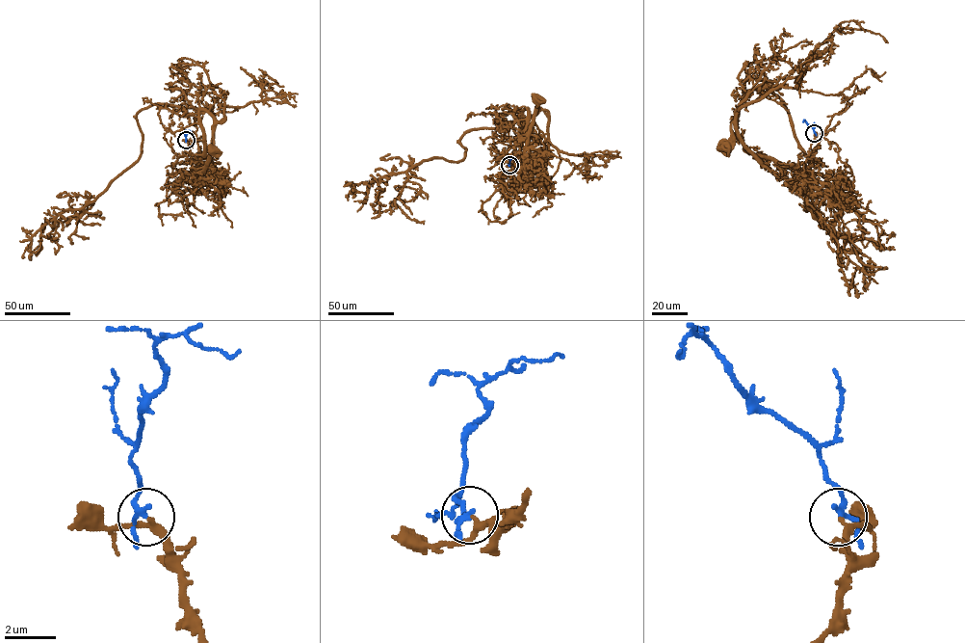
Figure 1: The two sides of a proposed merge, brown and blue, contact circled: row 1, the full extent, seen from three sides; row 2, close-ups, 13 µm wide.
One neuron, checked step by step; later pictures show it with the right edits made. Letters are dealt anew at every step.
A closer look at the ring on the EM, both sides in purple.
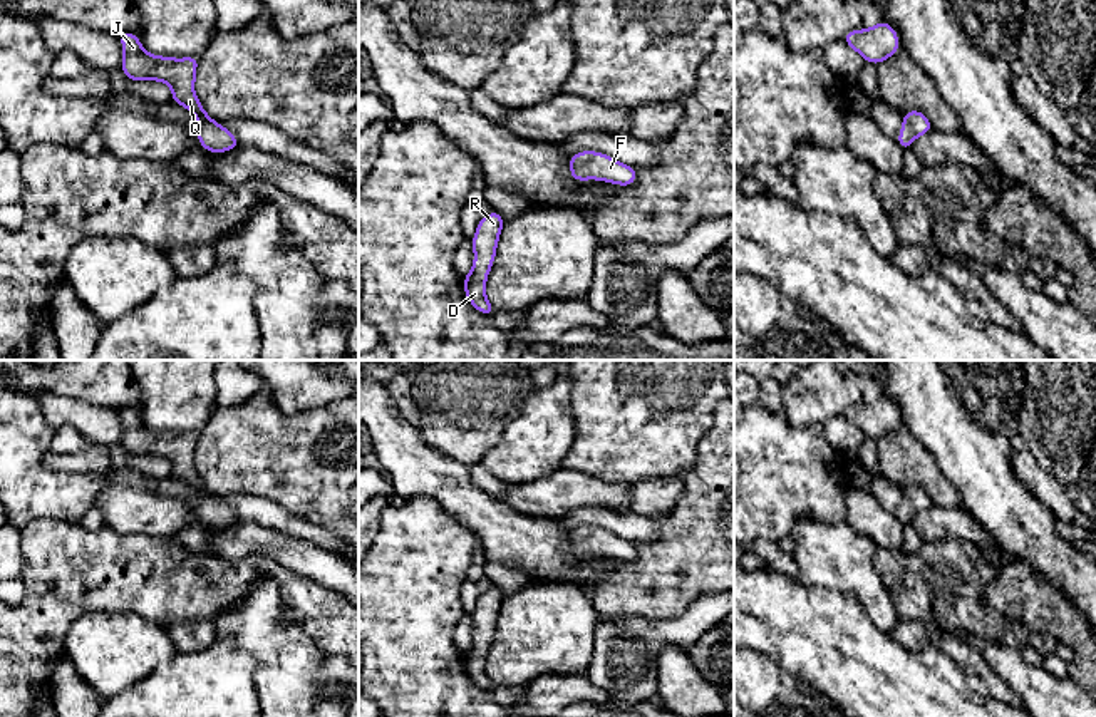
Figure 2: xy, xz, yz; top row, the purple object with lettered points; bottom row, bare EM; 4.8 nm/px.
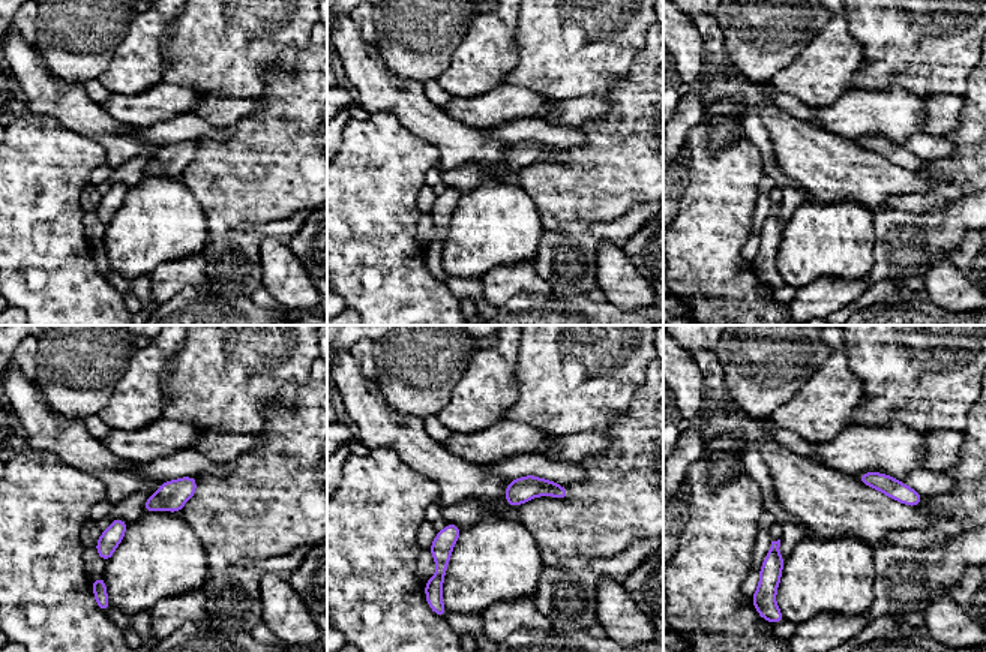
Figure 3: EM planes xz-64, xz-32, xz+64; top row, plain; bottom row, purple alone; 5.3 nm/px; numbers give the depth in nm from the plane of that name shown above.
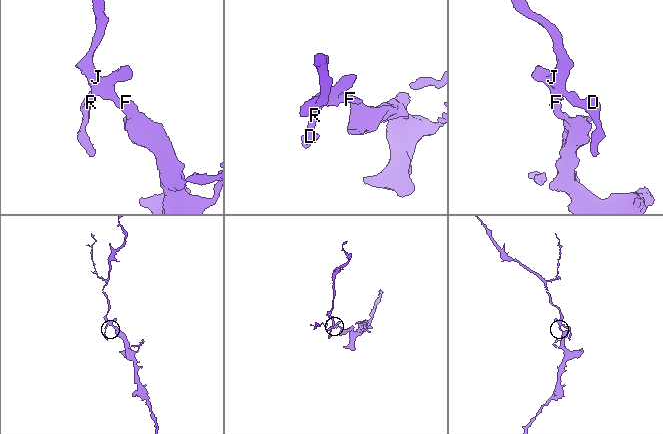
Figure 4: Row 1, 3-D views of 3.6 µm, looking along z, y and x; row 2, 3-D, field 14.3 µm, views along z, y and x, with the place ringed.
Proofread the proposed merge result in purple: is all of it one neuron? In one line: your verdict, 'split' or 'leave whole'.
leave whole

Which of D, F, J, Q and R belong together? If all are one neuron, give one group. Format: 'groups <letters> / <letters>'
groups D F J Q R

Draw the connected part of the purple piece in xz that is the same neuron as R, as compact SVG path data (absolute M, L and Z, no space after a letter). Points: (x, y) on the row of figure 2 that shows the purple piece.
M491 211L488 216L481 218L476 226L476 235L473 236L474 263L473 270L463 278L464 293L471 305L491 317L494 308L486 298L486 280L493 268L496 256L498 240L503 230L503 218L498 211Z

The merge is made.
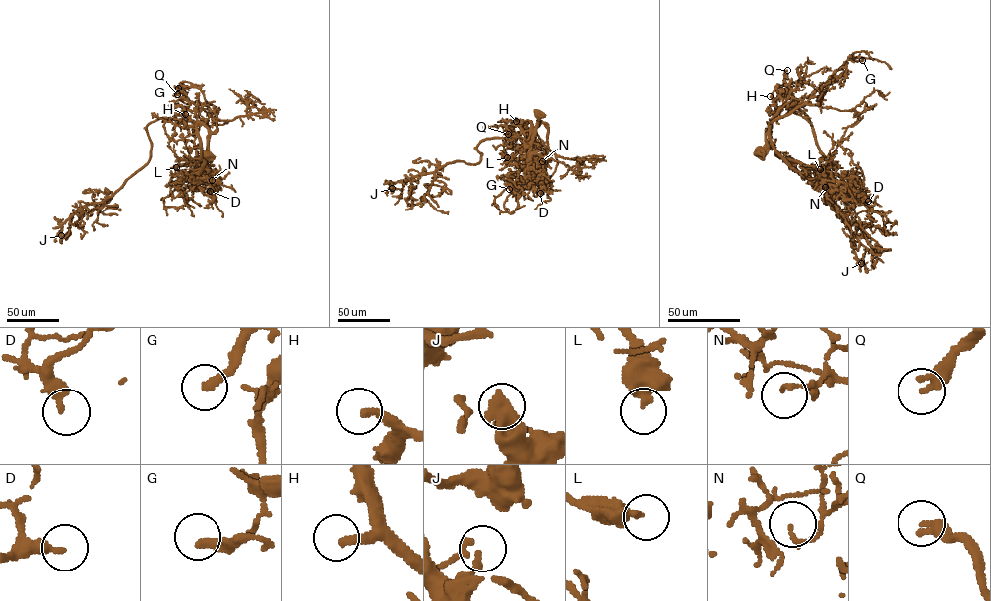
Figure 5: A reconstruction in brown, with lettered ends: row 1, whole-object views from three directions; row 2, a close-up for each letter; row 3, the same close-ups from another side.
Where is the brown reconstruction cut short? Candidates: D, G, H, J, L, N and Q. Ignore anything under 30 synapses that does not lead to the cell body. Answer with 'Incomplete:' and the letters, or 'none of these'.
Incomplete: G, H, Q

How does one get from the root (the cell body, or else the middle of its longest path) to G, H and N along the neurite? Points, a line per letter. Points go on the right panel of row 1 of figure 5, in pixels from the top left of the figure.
G: (761, 152), (764, 153), (766, 133), (772, 121), (822, 95), (833, 75), (848, 59), (862, 60)
H: (761, 152), (764, 153), (766, 133), (779, 109), (770, 96)
N: (761, 152), (764, 153), (767, 133), (775, 150), (791, 167), (810, 177), (820, 178), (818, 183), (825, 187)

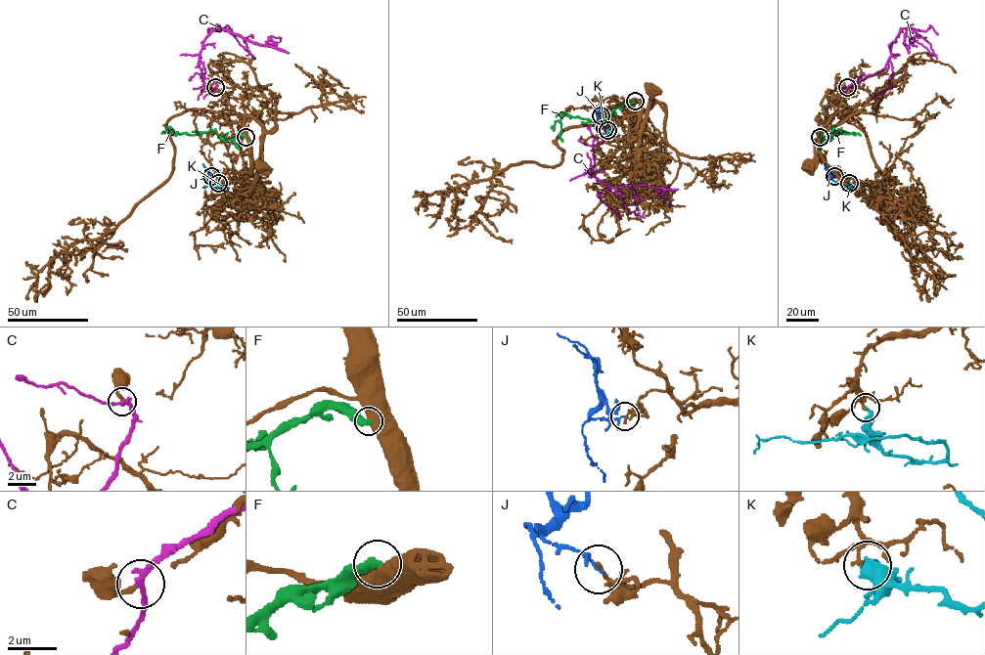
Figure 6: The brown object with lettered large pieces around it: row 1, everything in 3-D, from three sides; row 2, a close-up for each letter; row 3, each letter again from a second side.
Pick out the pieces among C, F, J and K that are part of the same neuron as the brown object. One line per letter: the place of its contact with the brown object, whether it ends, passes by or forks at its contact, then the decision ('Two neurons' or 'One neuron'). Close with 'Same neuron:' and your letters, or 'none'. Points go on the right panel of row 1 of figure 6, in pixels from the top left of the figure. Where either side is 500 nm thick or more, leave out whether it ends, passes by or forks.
C: Touches brown at (847, 87). It passes by. Two neurons
F: Touches brown at (820, 137). Two neurons
J: Touches brown at (834, 176). It passes by. Two neurons
K: Touches brown at (849, 183). It ends there. Two neurons
Same neuron: none

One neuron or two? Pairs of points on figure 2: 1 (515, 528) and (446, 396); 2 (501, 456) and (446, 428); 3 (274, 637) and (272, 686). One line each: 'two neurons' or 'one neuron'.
1: two neurons
2: two neurons
3: one neuron

